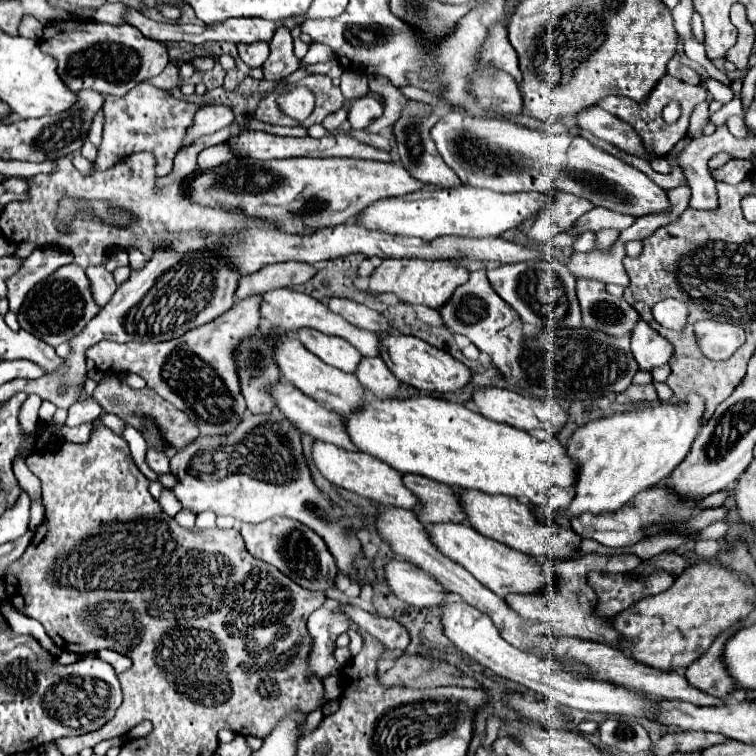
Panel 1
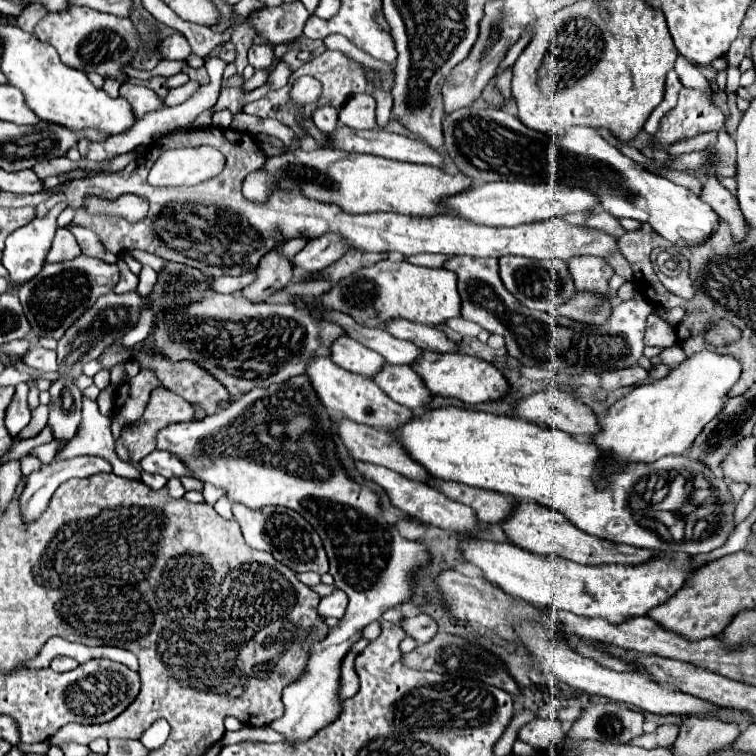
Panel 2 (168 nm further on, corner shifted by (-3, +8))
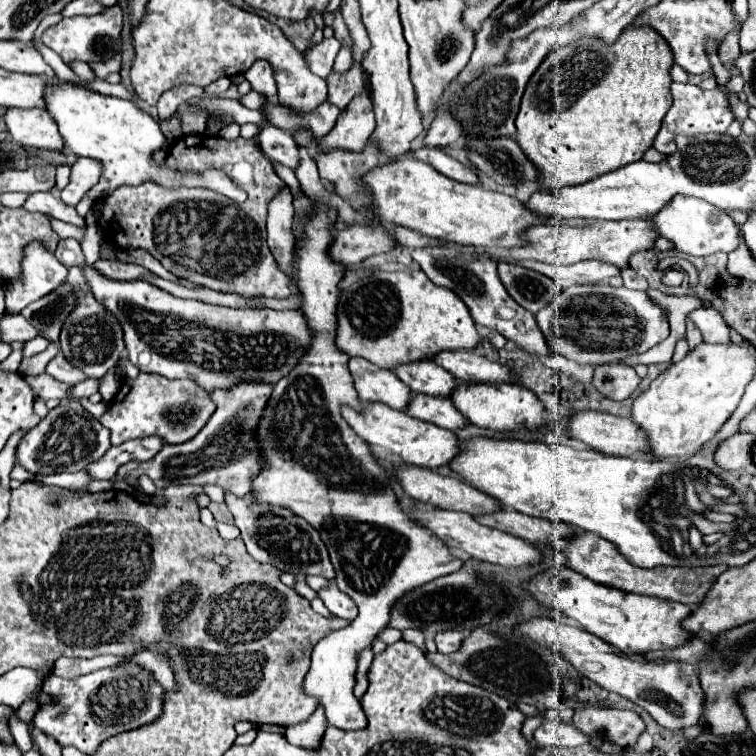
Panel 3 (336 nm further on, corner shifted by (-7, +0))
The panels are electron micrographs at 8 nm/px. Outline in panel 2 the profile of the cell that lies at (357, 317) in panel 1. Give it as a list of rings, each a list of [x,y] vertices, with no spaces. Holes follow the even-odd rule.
[[[391,321],[387,325],[387,331],[397,337],[415,343],[419,349],[431,351],[431,353],[461,353],[457,343],[451,341],[441,329],[427,327],[427,325],[415,325],[411,321]]]

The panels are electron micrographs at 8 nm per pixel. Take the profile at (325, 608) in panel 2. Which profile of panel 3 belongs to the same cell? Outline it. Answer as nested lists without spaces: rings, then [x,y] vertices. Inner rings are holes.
[[[331,583],[327,589],[319,591],[319,597],[335,617],[341,617],[347,621],[353,621],[357,617],[357,605],[351,601],[351,597],[347,597],[343,591],[339,591],[335,583]]]

